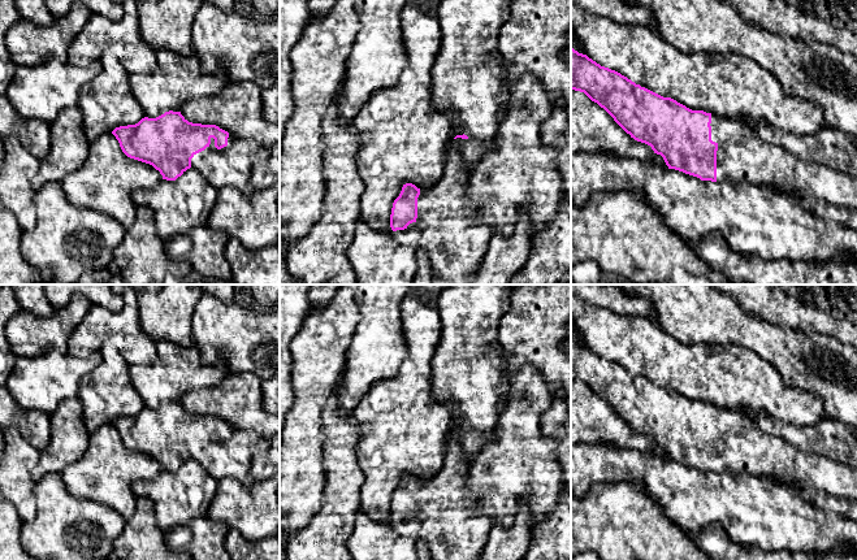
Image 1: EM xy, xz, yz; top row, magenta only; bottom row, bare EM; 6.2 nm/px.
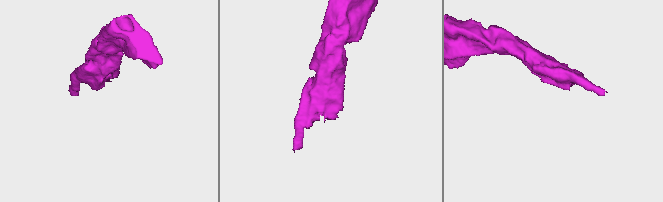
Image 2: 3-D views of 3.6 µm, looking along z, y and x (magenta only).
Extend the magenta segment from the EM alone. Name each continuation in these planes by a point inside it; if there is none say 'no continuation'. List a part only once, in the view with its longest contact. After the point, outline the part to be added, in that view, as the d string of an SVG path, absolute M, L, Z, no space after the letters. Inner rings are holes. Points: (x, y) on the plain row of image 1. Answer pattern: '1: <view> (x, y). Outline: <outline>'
1: yz (741, 447). Outline: M711 405L710 417L711 431L718 435L717 473L732 470L752 476L775 476L793 489L798 483L804 483L828 495L857 500L857 468L805 452L788 440L767 434L758 429L754 421L743 412Z

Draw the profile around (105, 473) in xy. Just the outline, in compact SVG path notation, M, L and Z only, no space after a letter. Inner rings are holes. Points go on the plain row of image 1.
M107 424L90 434L83 456L61 474L70 495L105 504L129 520L138 499L133 483L153 479L161 470L159 461L127 448L116 427Z

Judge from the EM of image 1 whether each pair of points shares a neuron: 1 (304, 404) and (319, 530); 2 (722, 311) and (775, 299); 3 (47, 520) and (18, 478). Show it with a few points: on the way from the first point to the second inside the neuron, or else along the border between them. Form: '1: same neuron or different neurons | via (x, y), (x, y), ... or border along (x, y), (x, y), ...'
1: different neurons | border along (324, 482), (321, 508), (294, 533)
2: different neurons | border along (732, 298), (744, 309), (769, 321)
3: different neurons | border along (37, 482), (35, 516), (22, 522)

